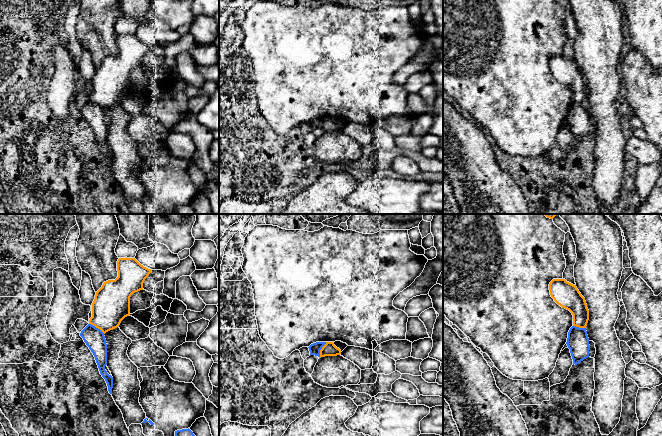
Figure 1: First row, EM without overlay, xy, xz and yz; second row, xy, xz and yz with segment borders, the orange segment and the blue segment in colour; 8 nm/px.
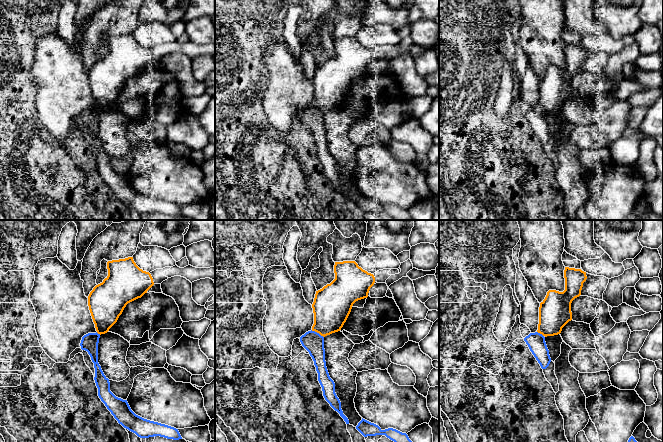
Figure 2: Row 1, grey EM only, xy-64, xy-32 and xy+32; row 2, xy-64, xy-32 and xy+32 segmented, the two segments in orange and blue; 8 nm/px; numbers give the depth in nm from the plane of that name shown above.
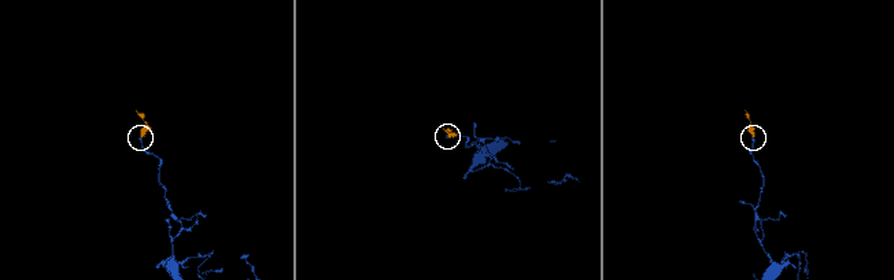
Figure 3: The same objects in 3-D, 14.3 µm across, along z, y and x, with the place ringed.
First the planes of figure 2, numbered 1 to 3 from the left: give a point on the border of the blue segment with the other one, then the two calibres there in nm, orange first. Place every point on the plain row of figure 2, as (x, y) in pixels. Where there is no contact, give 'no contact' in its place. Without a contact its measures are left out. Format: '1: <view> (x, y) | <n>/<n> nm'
1: xy-64 (98, 109) | 300/140 nm
2: xy-32 (317, 108) | 300/170 nm
3: xy+32 (540, 109) | 260/140 nm

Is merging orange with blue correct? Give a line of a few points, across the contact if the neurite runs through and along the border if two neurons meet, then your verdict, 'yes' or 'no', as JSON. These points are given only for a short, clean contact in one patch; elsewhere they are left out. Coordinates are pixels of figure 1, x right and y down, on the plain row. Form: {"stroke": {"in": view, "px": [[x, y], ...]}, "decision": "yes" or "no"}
{"stroke": {"in": "xy", "px": [[89, 99], [104, 109]]}, "decision": "no"}

